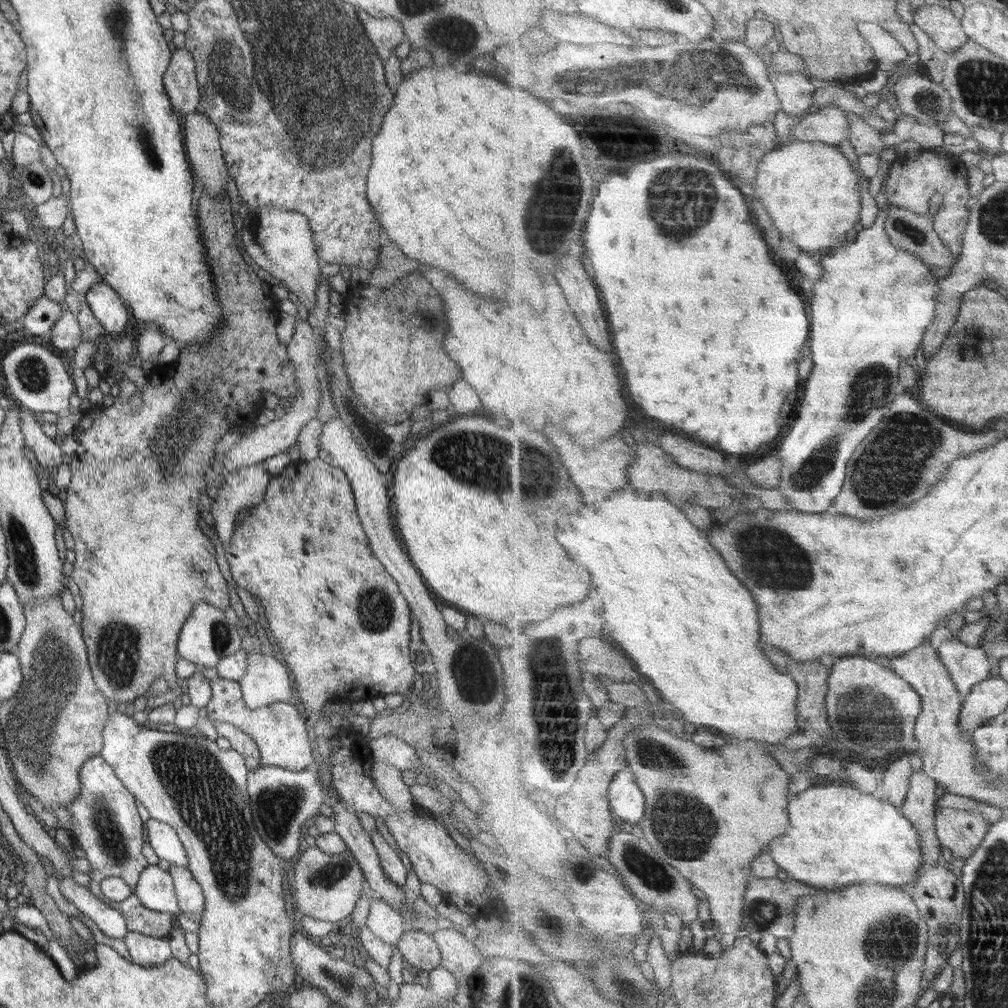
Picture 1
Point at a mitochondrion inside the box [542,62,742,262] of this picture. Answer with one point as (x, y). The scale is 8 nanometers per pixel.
(677, 189)

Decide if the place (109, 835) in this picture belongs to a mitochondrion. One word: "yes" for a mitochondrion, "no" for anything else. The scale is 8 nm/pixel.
yes

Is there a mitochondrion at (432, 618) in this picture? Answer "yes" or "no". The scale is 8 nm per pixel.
no

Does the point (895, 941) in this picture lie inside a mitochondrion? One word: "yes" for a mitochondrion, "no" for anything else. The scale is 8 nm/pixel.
yes

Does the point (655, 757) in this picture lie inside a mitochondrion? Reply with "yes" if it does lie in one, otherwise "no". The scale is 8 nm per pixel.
yes

